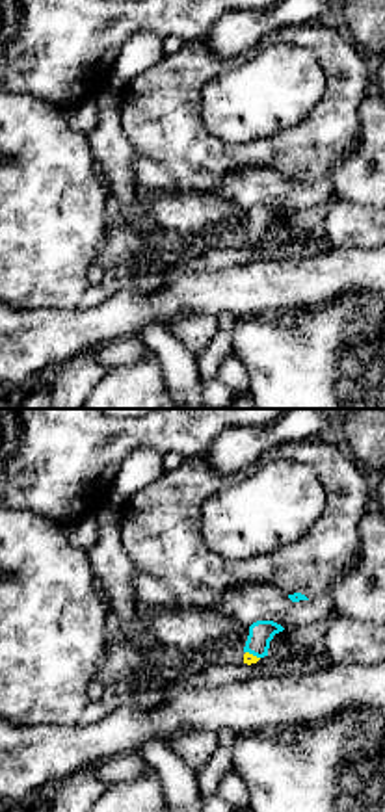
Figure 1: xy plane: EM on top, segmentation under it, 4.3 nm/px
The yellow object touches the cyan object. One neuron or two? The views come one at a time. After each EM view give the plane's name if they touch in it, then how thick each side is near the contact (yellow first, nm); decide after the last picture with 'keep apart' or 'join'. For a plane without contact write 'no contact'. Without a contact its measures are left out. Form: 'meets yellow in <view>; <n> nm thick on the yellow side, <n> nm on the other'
meets yellow in xy; 50 nm thick on the yellow side, 110 nm on the other

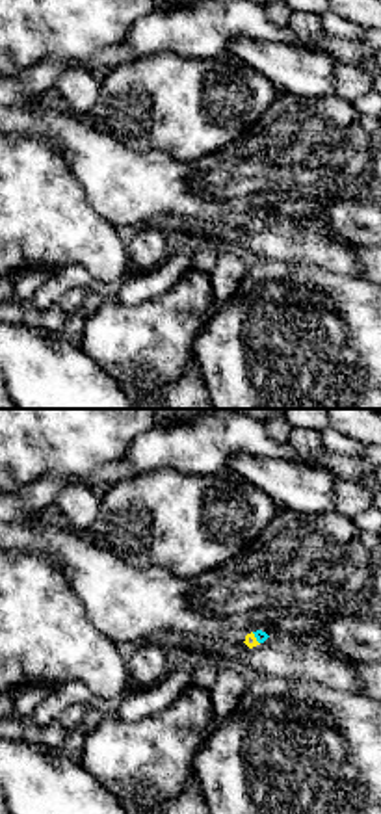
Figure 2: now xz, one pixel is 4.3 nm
meets yellow in xz; 50 nm thick on the yellow side, 50 nm on the other

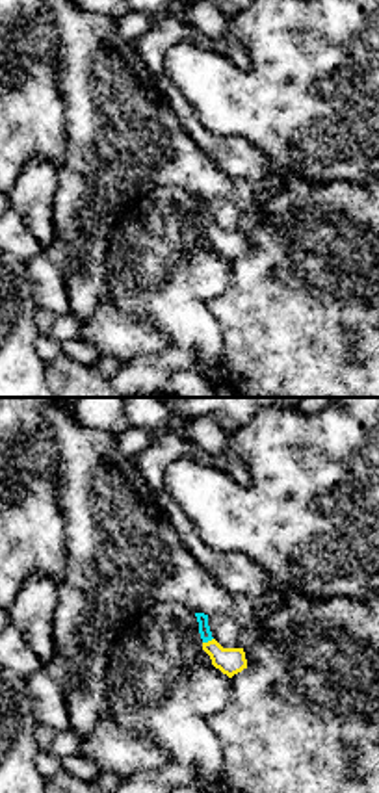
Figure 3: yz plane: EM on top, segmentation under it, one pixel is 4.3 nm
meets yellow in yz; 120 nm thick on the yellow side, 50 nm on the other

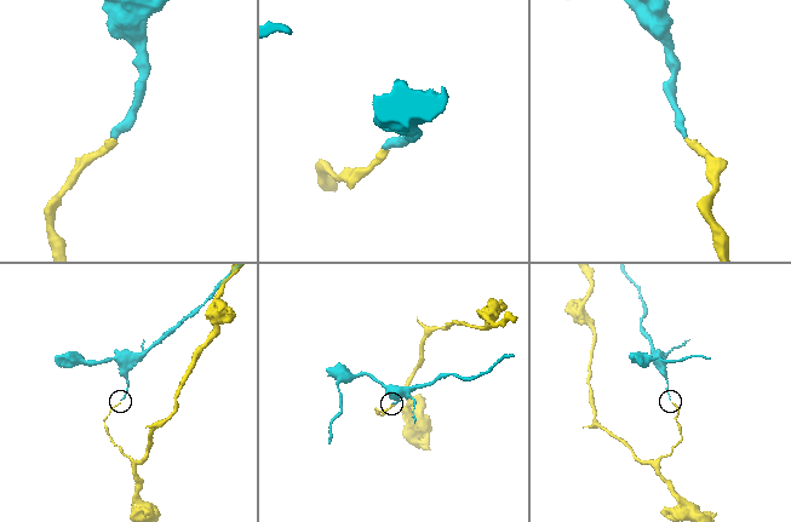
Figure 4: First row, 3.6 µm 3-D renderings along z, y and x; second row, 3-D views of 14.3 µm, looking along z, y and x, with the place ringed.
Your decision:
join

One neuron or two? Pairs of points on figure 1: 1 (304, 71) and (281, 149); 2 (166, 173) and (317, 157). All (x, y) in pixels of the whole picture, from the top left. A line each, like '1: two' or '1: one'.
1: two
2: one

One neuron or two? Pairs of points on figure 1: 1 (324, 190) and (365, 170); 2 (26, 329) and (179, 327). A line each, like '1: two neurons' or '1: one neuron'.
1: two neurons
2: two neurons

